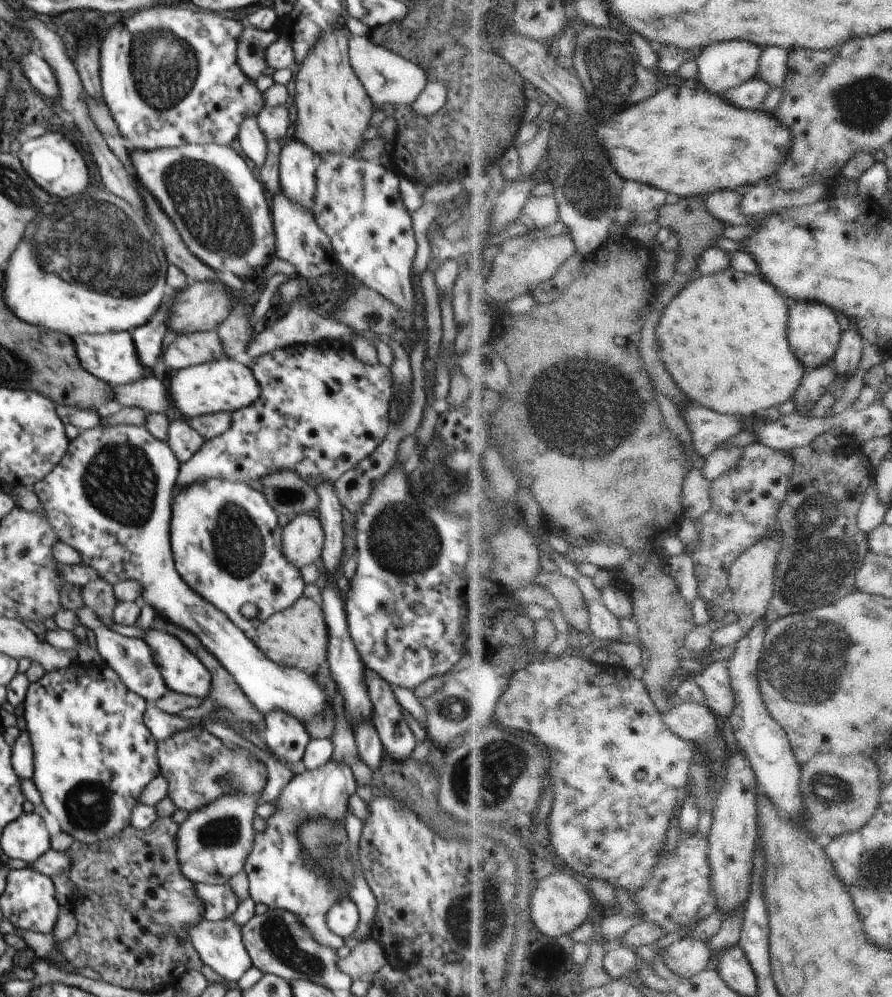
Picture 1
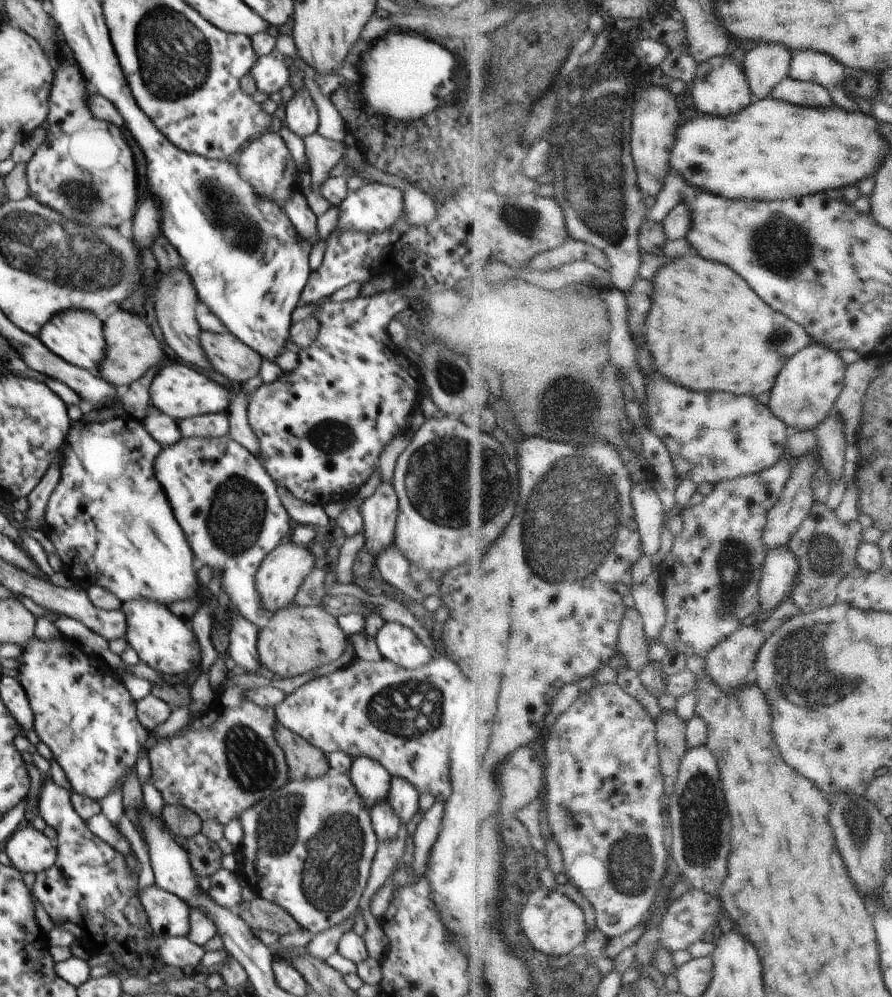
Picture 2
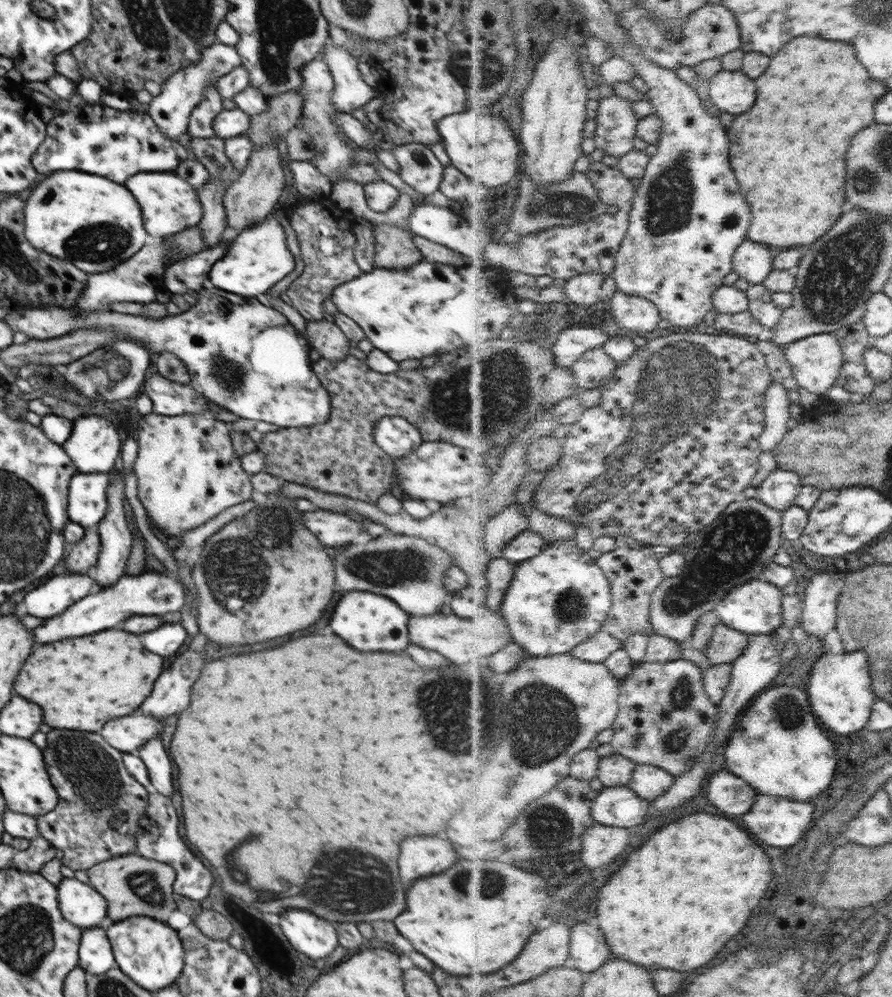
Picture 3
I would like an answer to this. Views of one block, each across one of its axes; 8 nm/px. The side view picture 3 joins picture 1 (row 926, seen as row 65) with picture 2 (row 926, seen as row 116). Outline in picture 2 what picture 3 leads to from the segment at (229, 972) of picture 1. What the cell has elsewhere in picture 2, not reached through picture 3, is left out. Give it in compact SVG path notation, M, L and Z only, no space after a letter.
M152 884L139 893L139 899L158 940L187 936L191 908L178 895Z

